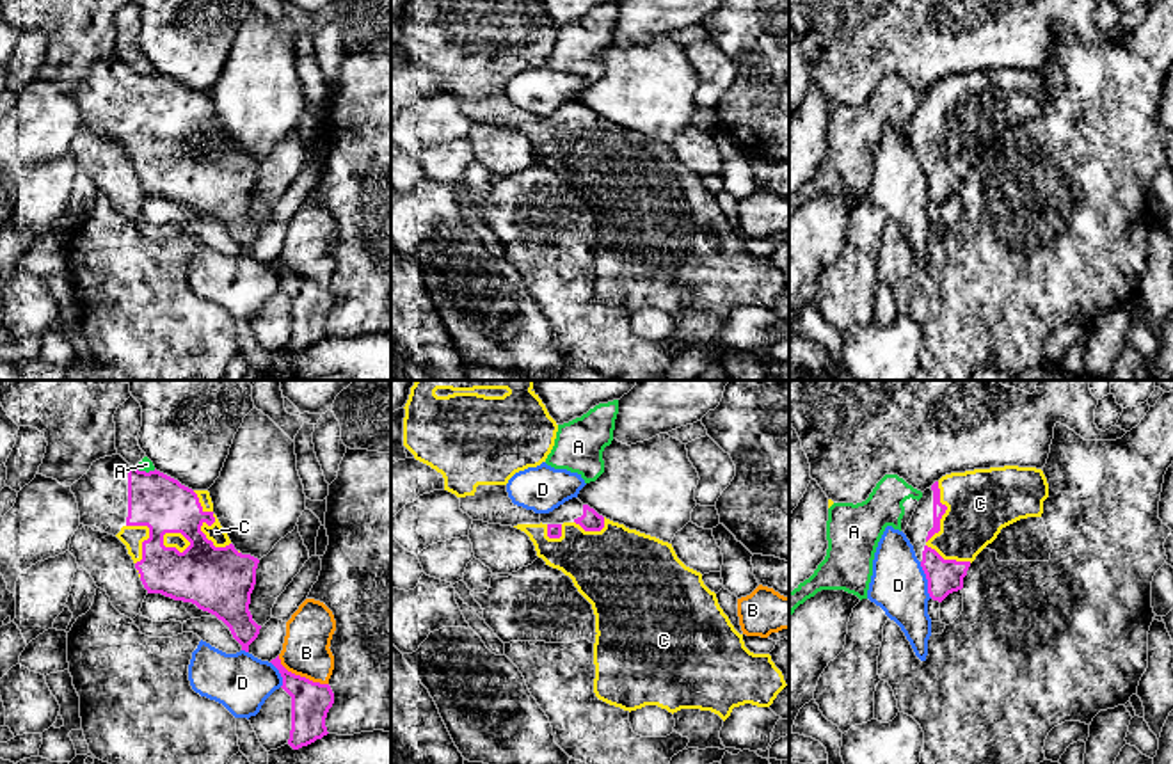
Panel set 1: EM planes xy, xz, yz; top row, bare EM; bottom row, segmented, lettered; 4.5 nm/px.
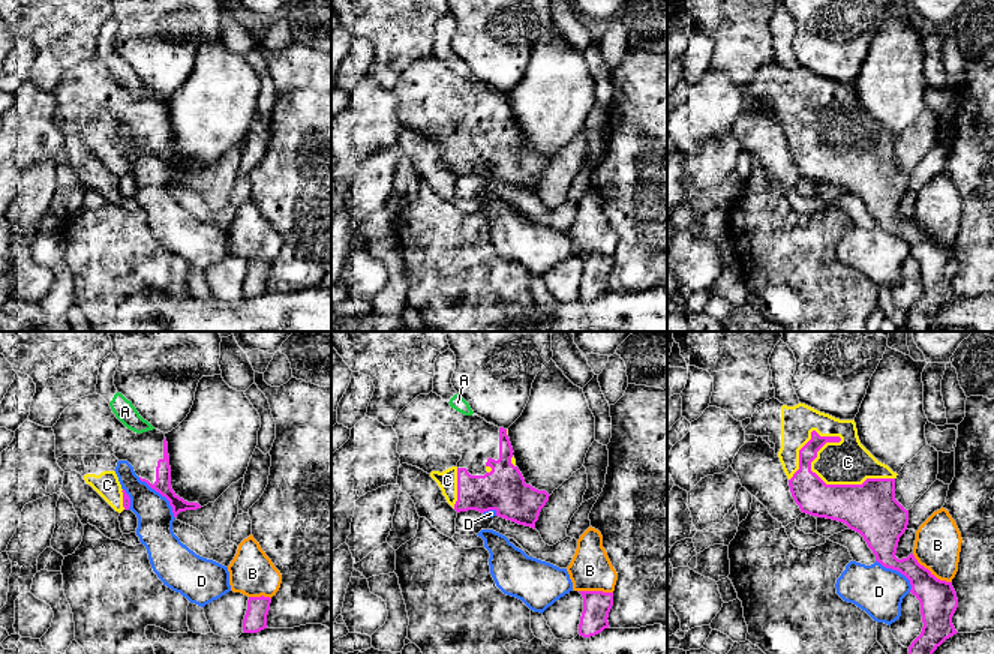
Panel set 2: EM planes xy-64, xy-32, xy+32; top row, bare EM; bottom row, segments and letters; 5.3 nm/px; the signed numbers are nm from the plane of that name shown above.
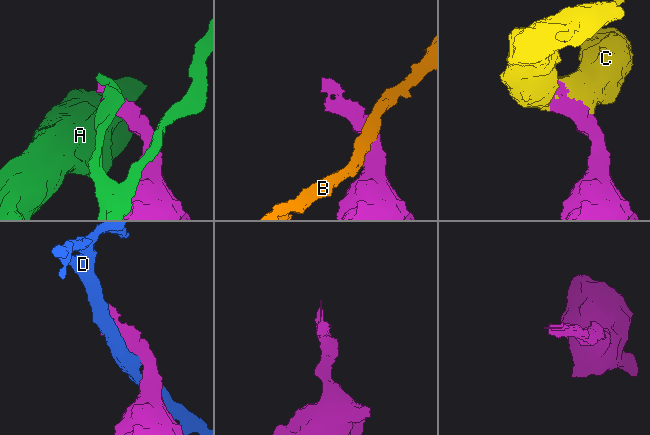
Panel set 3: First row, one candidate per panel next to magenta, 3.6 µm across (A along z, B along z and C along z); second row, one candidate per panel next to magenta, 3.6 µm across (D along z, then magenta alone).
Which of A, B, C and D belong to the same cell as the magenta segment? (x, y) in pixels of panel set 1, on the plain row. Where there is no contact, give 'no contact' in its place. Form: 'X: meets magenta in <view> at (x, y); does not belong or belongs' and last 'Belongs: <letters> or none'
A: meets magenta in xy at (144, 73); does not belong
B: meets magenta in xy at (299, 278); does not belong
C: meets magenta in yz at (933, 135); belongs
D: meets magenta in yz at (926, 180); does not belong
Belongs: C

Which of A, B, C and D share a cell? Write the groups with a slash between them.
A / B / C / D

